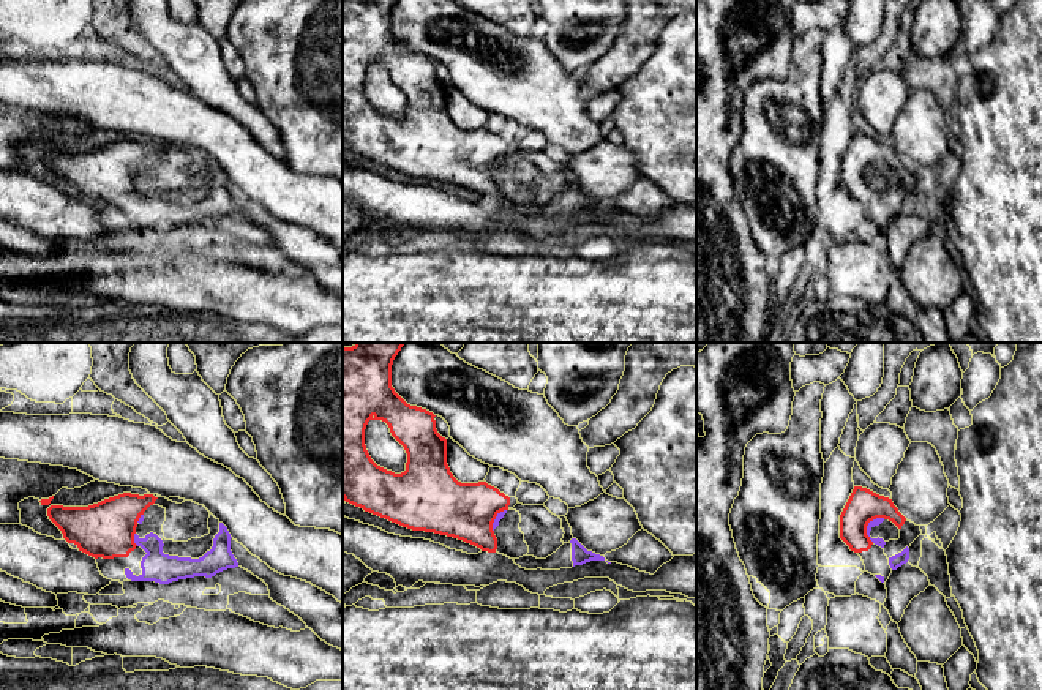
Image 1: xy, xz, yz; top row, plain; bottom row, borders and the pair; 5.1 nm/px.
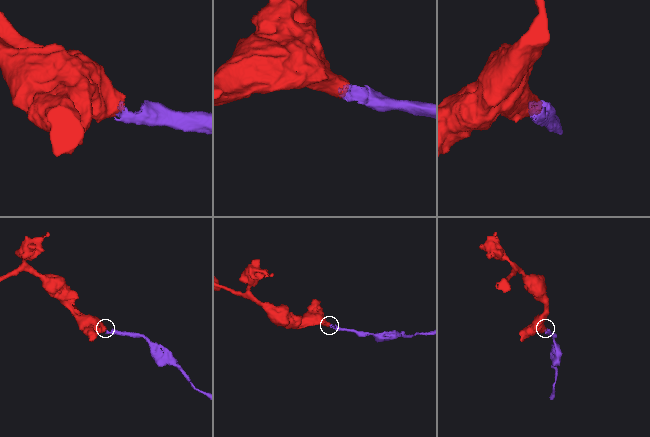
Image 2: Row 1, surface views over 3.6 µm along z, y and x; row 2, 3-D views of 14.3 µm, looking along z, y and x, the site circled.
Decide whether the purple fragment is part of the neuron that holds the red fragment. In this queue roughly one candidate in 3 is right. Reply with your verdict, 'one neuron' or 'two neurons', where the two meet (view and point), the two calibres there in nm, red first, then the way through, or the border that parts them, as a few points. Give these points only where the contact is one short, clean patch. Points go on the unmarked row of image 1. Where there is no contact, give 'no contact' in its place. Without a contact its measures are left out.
one neuron | yz (867, 171) | 170/50 nm | across yz (864, 152), (867, 171), (867, 182), (880, 188)

